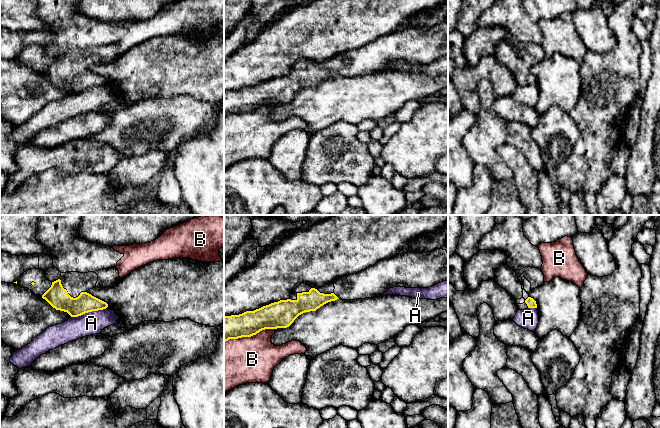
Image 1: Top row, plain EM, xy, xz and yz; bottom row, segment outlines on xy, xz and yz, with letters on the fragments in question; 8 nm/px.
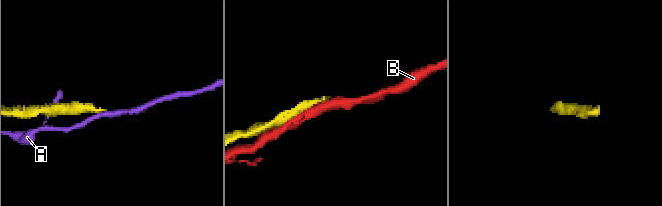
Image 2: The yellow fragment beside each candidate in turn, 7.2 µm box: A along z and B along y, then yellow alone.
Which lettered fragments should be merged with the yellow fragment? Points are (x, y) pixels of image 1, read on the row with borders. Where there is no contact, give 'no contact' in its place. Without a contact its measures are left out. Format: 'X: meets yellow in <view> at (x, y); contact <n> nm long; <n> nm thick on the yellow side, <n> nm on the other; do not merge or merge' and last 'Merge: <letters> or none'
A: meets yellow in xy at (88, 311); contact 300 nm long; 160 nm thick on the yellow side, 190 nm on the other; do not merge
B: meets yellow in xz at (249, 336); contact 420 nm long; 200 nm thick on the yellow side, 360 nm on the other; do not merge
Merge: none

